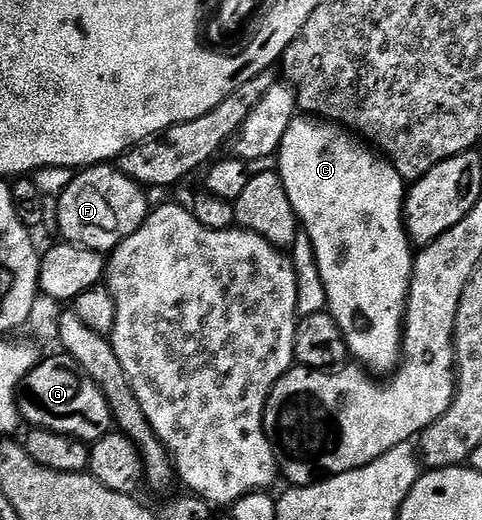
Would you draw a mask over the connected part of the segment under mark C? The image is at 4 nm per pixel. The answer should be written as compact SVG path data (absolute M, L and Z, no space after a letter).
M320 116L294 117L293 123L287 128L287 132L281 141L280 158L279 173L283 184L287 188L287 196L291 200L294 212L297 213L300 229L311 240L315 260L319 264L319 276L323 276L323 288L327 292L328 313L332 314L333 319L339 324L339 328L345 337L345 343L349 345L350 355L366 371L372 372L377 376L388 375L397 369L401 361L401 339L405 328L405 305L409 299L409 285L413 279L415 247L409 240L409 233L405 231L407 183L405 179L399 176L397 169L389 163L388 158L382 156L376 149L370 148L358 135L346 130L344 126L338 126L337 123L328 121Z

